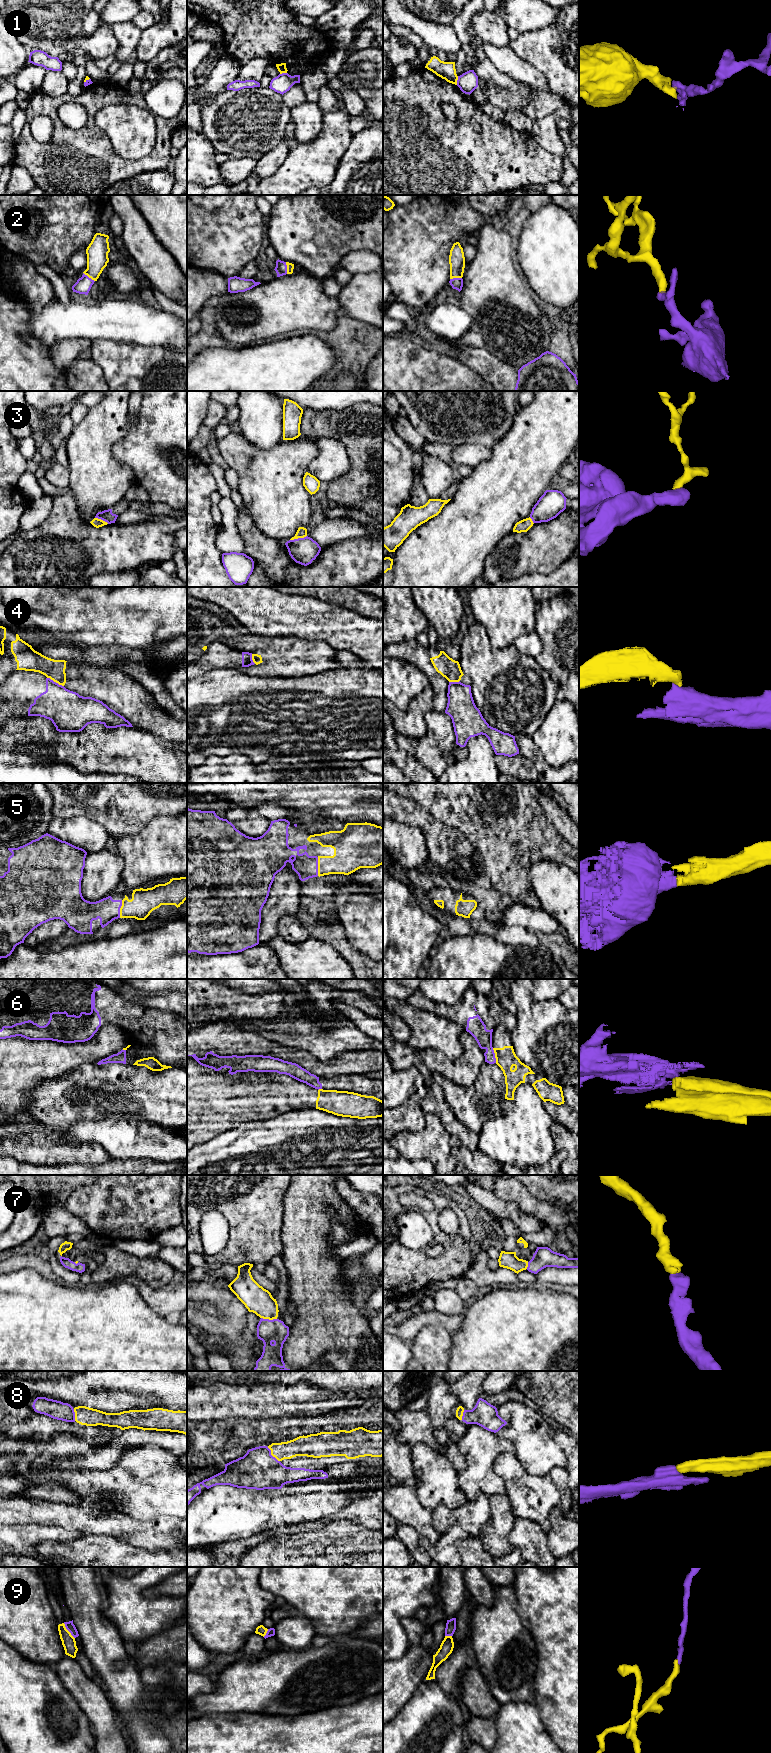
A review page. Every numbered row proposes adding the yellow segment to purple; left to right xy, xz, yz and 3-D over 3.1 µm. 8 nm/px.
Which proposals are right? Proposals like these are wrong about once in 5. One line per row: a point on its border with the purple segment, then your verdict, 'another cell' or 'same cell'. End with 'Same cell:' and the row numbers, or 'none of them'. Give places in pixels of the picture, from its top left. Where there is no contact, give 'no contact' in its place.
1: meets purple in yz at (457, 80); another cell
2: meets purple in xy at (88, 277); same cell
3: meets purple in xz at (298, 538); another cell
4: meets purple in xy at (55, 682); another cell
5: meets purple in xz at (317, 866); same cell
6: meets purple in yz at (494, 1055); another cell
7: meets purple in xz at (268, 1319); same cell
8: meets purple in xz at (271, 1455); same cell
9: meets purple in xy at (68, 1630); another cell
Same cell: 2, 5, 7, 8

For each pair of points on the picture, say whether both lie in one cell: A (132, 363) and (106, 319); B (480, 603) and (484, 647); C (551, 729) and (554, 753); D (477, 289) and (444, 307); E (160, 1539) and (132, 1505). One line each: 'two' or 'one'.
A: two
B: two
C: one
D: two
E: two

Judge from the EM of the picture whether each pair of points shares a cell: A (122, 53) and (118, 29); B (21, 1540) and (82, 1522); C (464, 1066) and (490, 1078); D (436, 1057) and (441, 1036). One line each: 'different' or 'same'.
A: same
B: different
C: different
D: different

